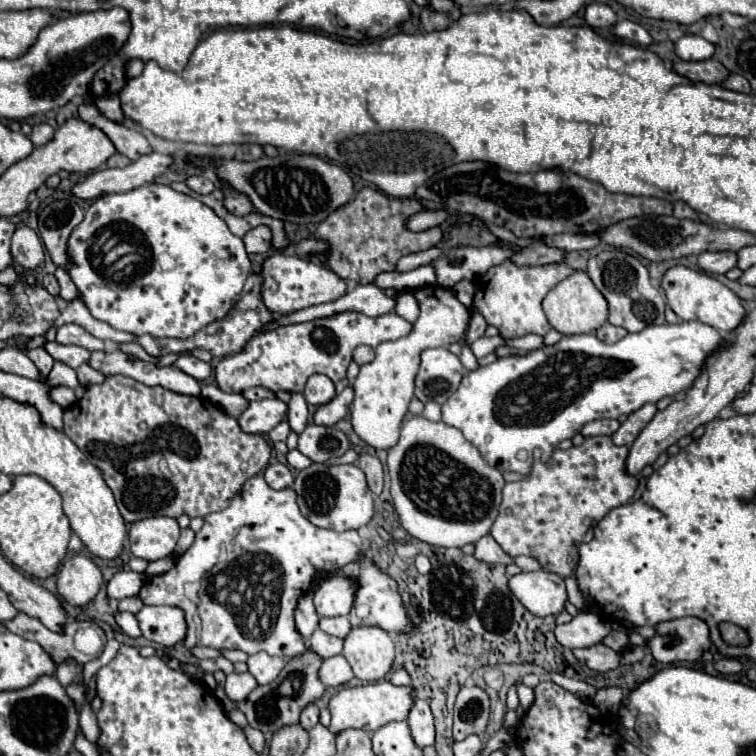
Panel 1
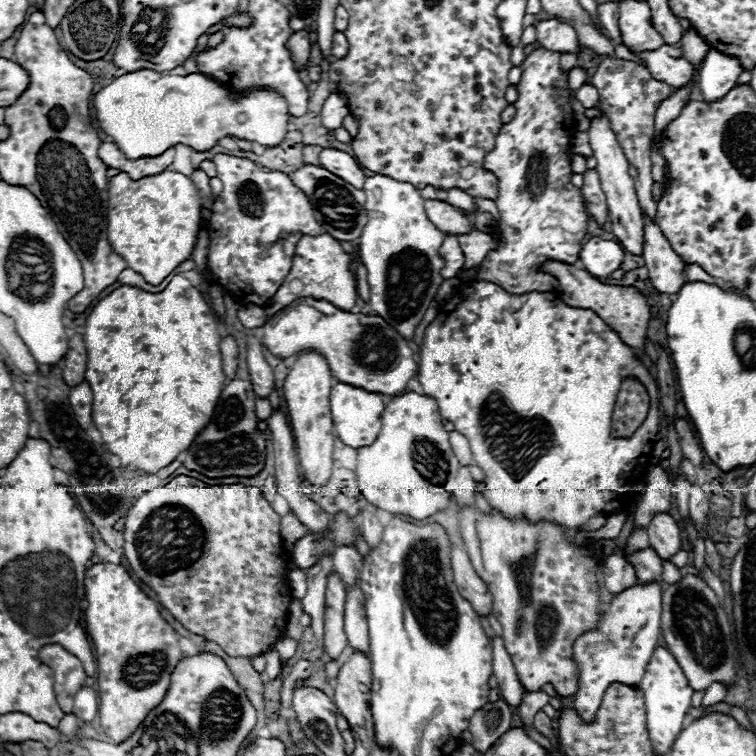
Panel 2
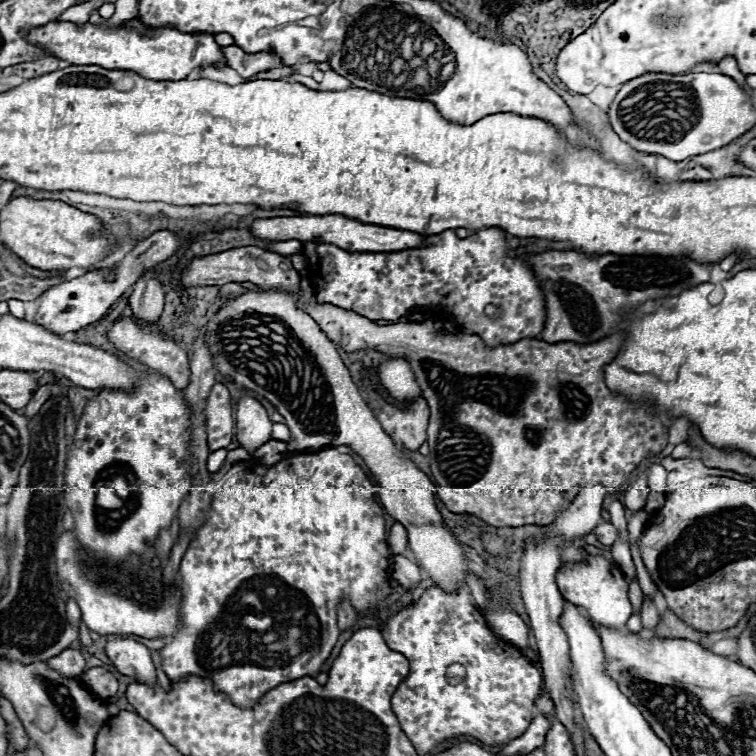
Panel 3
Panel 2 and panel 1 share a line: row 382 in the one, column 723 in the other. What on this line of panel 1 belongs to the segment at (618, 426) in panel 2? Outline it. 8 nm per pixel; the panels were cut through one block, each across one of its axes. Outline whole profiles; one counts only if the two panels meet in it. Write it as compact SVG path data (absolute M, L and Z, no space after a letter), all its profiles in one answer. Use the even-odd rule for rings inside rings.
M722 622L718 626L720 634L722 634L722 640L728 644L728 646L748 646L750 644L750 638L748 638L748 632L736 624L730 624L730 622Z

